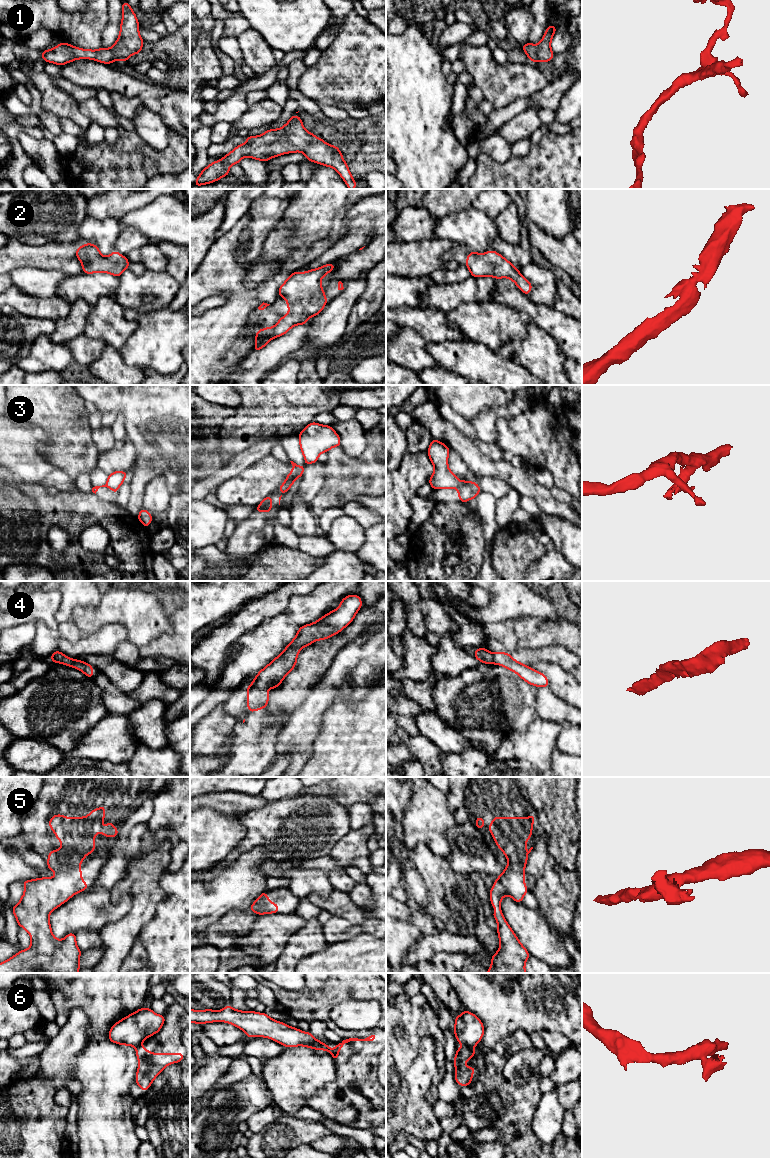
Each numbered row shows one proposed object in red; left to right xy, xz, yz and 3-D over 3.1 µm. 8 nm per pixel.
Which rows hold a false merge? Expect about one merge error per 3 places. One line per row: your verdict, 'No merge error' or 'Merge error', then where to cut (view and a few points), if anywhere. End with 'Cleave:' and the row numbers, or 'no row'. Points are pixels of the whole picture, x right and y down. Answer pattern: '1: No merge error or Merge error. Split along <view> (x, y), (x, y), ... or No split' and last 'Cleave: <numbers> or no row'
1: No merge error. No split
2: No merge error. No split
3: Merge error. Split along yz (462, 481), (455, 486), (442, 486), (439, 488)
4: No merge error. No split
5: No merge error. No split
6: Merge error. Split along yz (463, 1044), (472, 1046)
Cleave: 3, 6

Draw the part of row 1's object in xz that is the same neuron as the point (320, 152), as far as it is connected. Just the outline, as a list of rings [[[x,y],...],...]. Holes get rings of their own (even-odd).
[[[294,114],[279,129],[270,129],[258,136],[247,136],[244,144],[203,169],[193,186],[209,184],[229,175],[229,167],[239,164],[243,157],[267,162],[271,158],[294,152],[303,152],[307,160],[335,169],[348,188],[355,189],[357,181],[352,177],[339,148],[308,132],[300,116]]]

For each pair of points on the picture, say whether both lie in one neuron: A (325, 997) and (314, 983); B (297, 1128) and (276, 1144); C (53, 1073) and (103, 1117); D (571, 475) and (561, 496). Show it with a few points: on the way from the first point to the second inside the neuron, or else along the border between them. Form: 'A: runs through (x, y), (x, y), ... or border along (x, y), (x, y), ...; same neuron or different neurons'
A: runs through (322, 994), (314, 986); same neuron
B: runs through (292, 1132), (286, 1134), (281, 1139); same neuron
C: border along (77, 1056), (72, 1071), (72, 1079); different neurons
D: border along (555, 485), (571, 496); different neurons

